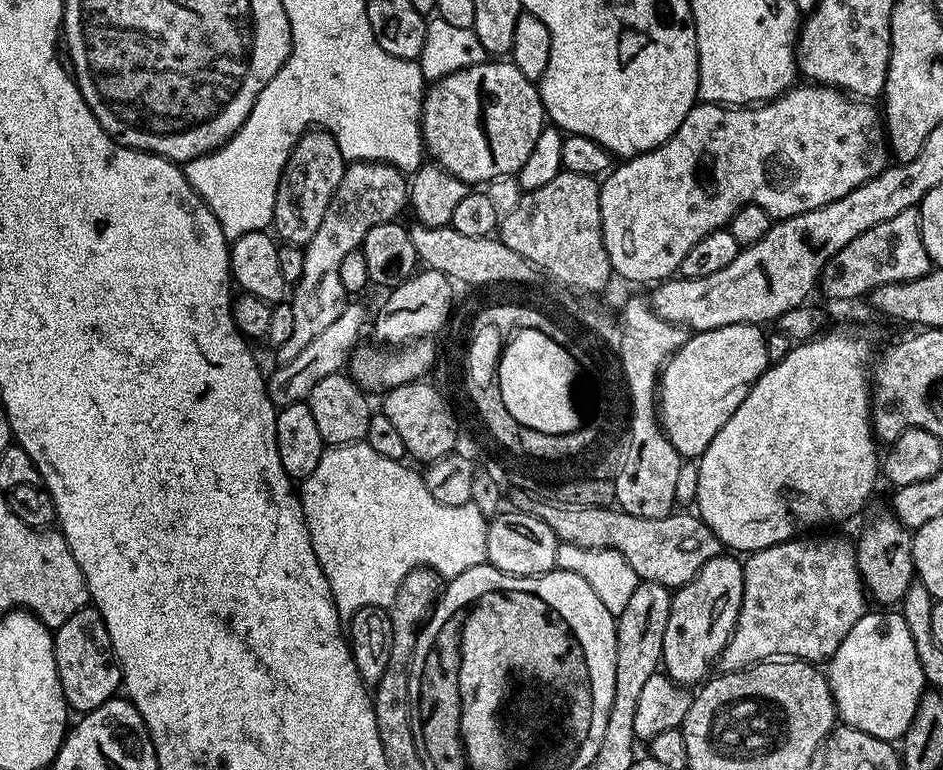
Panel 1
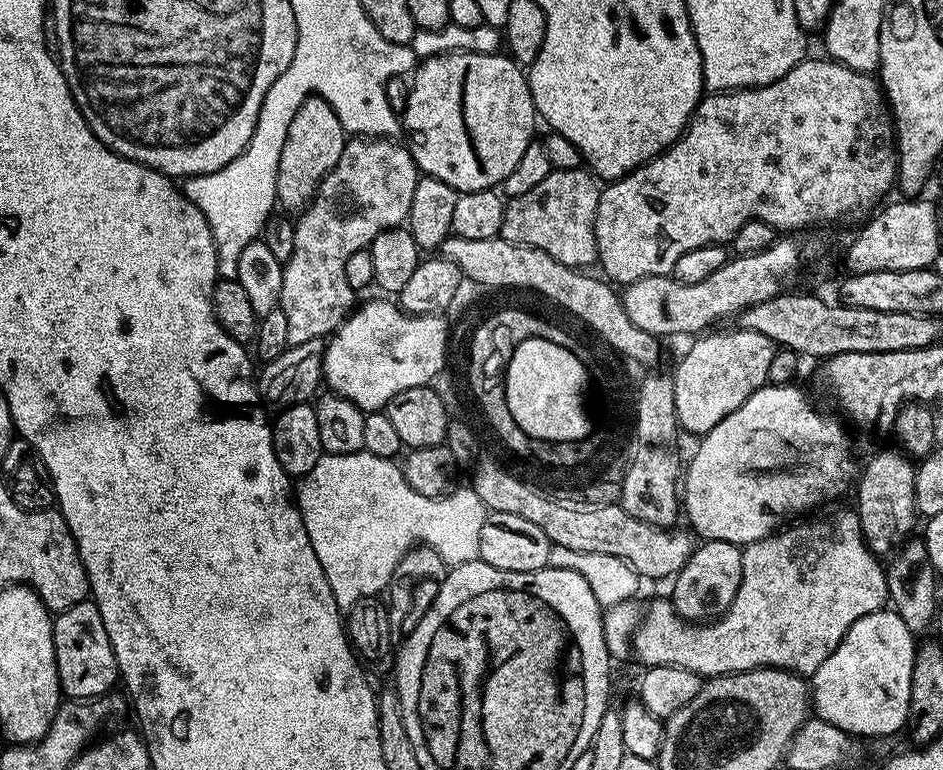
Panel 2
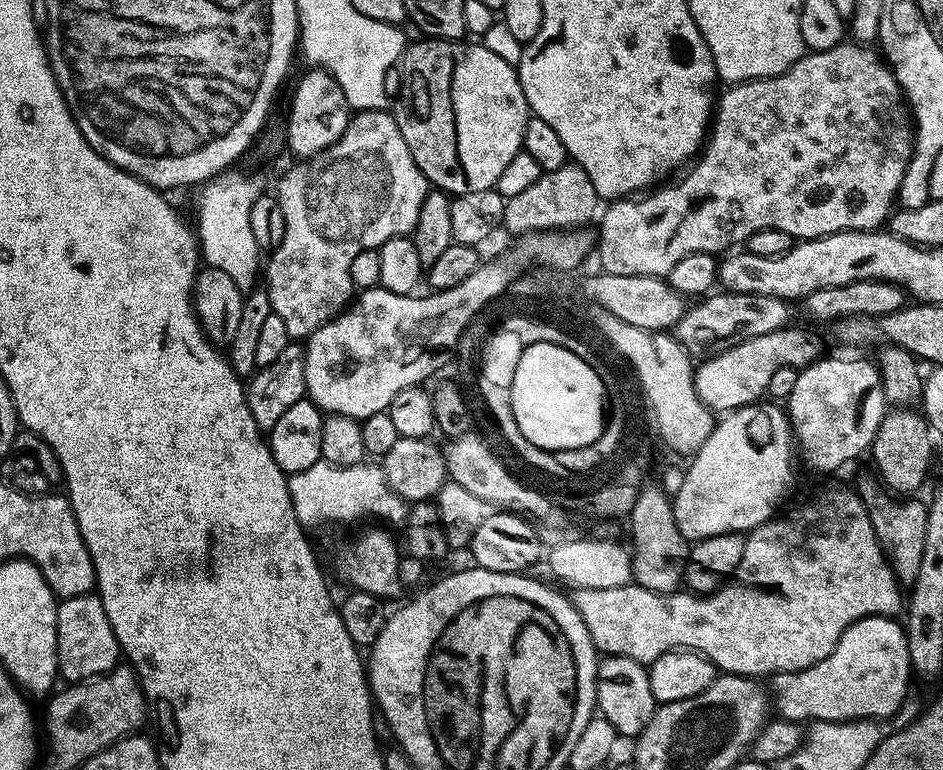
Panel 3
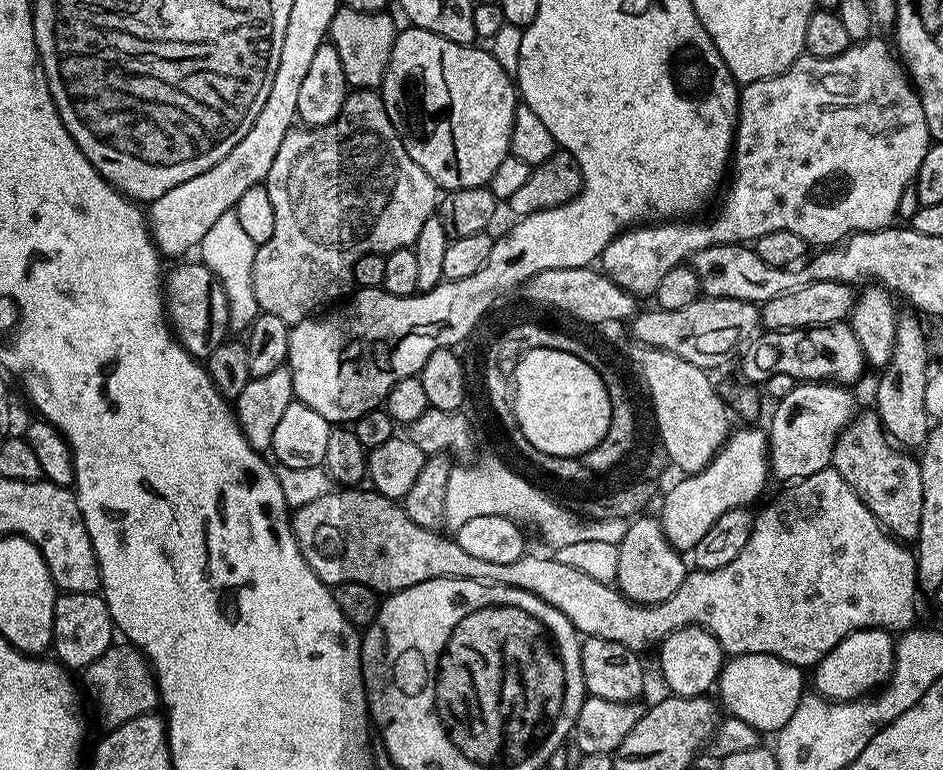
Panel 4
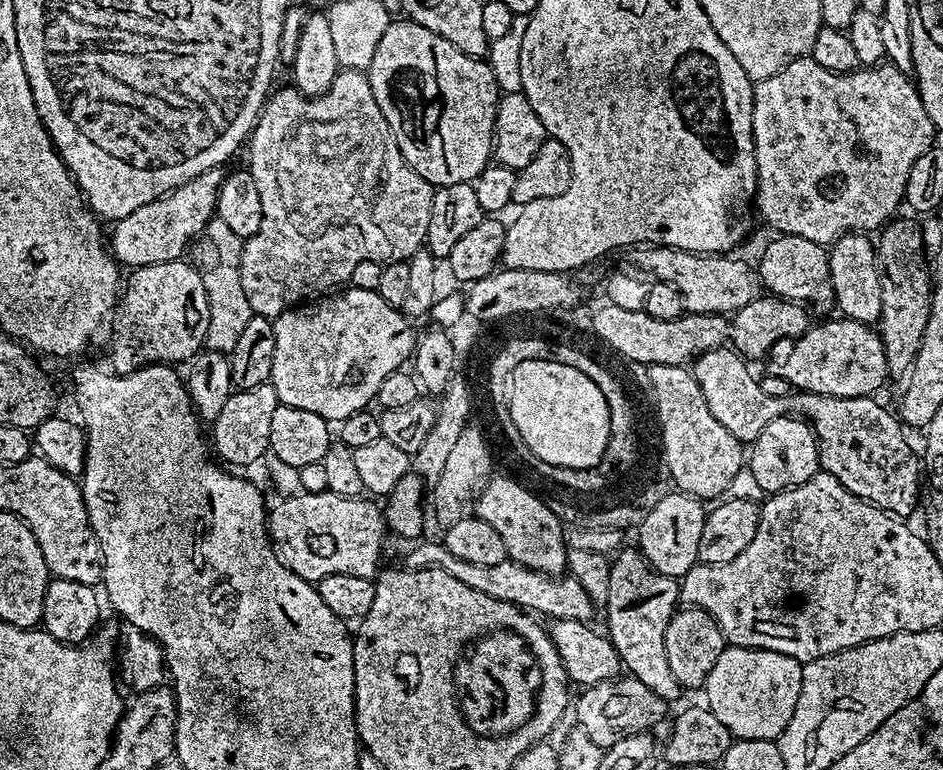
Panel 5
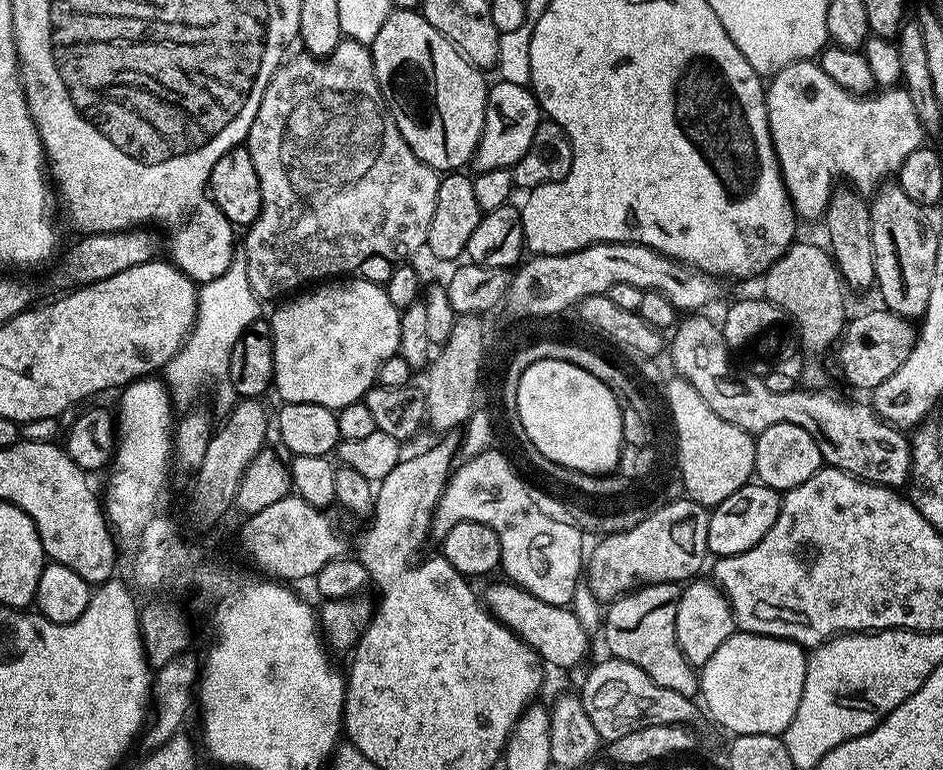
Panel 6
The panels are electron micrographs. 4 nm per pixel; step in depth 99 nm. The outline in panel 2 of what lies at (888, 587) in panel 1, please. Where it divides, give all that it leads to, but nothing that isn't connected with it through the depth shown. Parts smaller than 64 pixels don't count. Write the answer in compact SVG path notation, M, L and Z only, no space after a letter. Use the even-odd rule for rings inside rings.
M895 451L880 452L865 468L863 465L855 485L854 510L860 519L864 540L877 558L891 557L913 535L912 527L918 521L914 498L917 465L903 451Z

